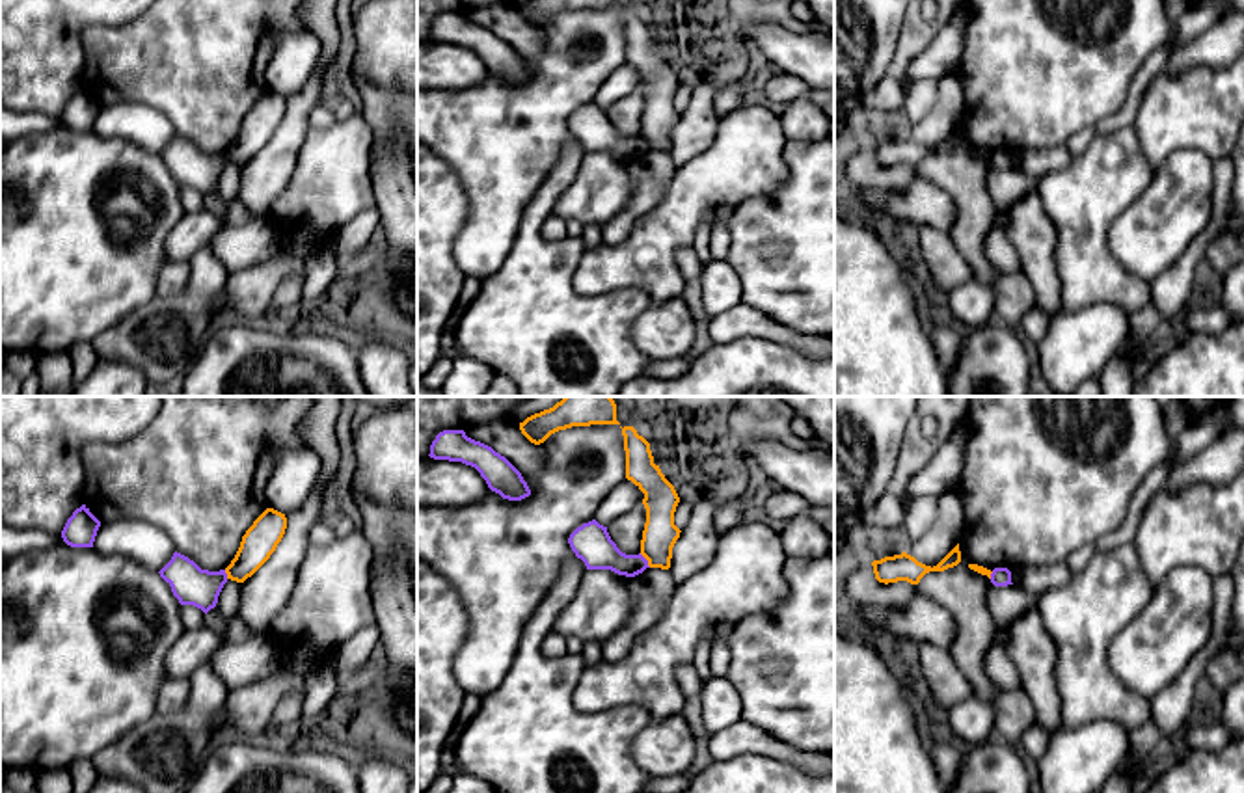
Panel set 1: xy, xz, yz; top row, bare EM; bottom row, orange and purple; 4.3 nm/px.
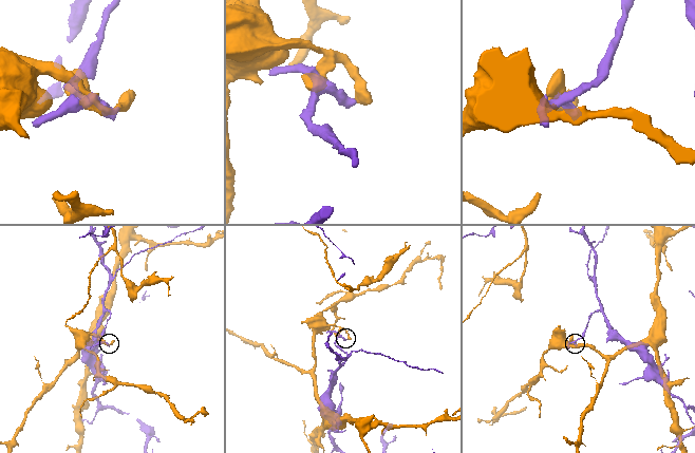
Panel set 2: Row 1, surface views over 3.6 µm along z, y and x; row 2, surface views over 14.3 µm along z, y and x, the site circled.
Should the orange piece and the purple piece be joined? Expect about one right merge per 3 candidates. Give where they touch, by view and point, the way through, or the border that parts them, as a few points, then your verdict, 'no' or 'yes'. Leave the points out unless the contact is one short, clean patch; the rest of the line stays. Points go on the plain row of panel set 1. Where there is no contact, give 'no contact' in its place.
contact xz (647, 142); border xz (639, 136), (650, 149); no

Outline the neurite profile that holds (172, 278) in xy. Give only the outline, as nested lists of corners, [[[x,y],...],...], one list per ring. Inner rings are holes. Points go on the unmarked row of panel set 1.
[[[166,261],[156,277],[156,294],[160,298],[181,294],[188,283],[188,276],[188,262]]]

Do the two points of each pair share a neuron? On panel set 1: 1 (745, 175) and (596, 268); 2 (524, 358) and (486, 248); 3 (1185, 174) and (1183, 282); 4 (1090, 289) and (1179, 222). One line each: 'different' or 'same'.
1: same
2: different
3: different
4: different

